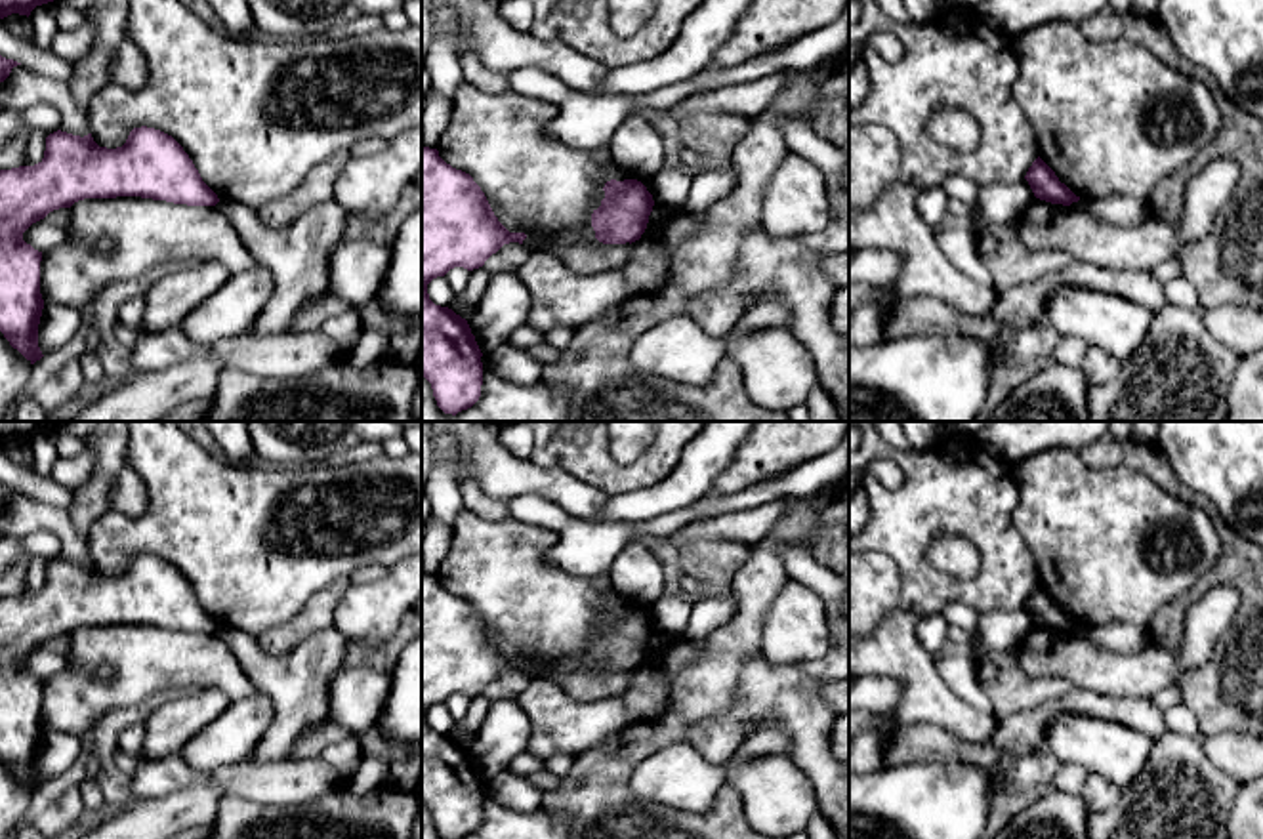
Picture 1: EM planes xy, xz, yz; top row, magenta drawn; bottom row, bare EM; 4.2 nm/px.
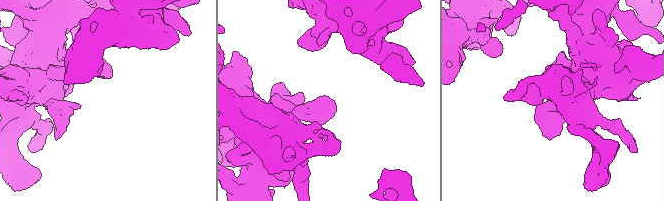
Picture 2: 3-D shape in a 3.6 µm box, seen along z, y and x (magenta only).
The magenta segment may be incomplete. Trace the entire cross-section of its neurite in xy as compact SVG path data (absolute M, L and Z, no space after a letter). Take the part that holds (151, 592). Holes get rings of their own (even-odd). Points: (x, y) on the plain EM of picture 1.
M134 555L122 574L99 574L92 561L80 564L53 559L46 564L44 585L34 593L0 597L0 759L31 791L44 782L38 751L44 736L40 721L42 679L23 667L23 660L50 639L71 635L84 625L141 624L187 633L216 633L217 622L202 608L183 574L155 555Z

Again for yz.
M1040 583L1032 589L1025 606L1028 608L1034 624L1040 627L1063 633L1070 633L1080 627L1080 624L1059 608L1055 599Z

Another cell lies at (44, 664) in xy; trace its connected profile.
M40 646L23 660L23 667L44 681L67 671L69 662L65 656Z

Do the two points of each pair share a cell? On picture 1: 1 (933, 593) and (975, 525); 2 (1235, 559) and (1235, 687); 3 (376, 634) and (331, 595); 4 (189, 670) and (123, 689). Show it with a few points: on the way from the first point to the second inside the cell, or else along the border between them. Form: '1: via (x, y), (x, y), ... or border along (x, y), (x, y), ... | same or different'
1: via (958, 590), (972, 590), (989, 572), (989, 550) | same
2: via (1242, 592), (1242, 654) | same
3: border along (350, 584), (336, 607), (332, 624) | different
4: via (172, 670), (144, 670), (140, 674) | same

